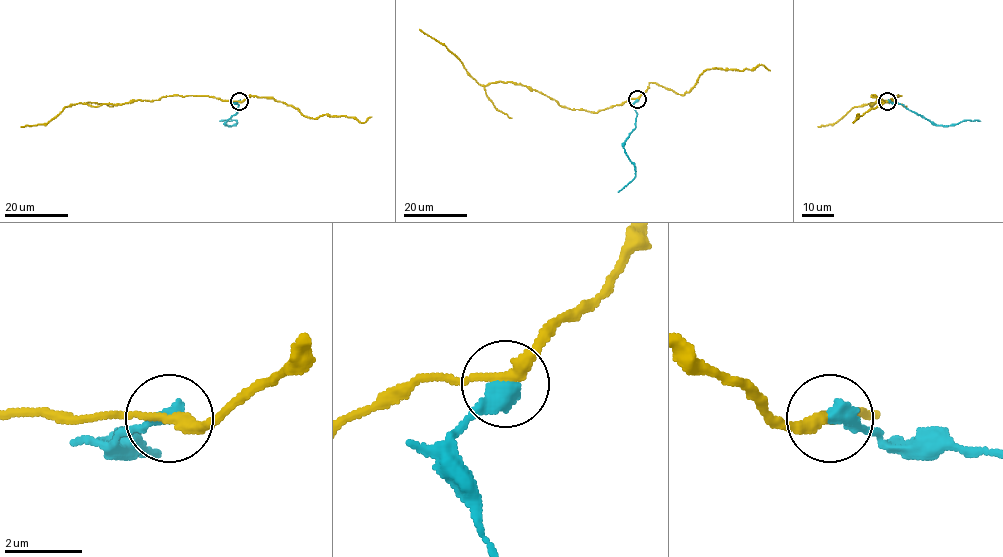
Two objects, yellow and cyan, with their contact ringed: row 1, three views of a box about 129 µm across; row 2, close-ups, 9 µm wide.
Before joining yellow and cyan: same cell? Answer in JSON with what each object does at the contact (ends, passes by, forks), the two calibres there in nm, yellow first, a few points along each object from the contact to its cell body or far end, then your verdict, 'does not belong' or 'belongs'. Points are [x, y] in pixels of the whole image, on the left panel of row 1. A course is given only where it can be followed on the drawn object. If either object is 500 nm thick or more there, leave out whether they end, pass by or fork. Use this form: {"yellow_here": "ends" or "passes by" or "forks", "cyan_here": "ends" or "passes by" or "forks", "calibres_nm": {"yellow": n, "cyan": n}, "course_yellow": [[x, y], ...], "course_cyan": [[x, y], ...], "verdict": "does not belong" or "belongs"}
{"yellow_here": "passes by", "cyan_here": "ends", "calibres_nm": {"yellow": 280, "cyan": 440}, "course_yellow": [[239, 101], [222, 101], [206, 95], [171, 95], [152, 101], [96, 106], [72, 104], [45, 124], [21, 126]], "course_cyan": [[239, 101], [235, 103], [238, 105], [237, 113], [224, 124], [236, 124], [237, 121], [219, 121]], "verdict": "does not belong"}

